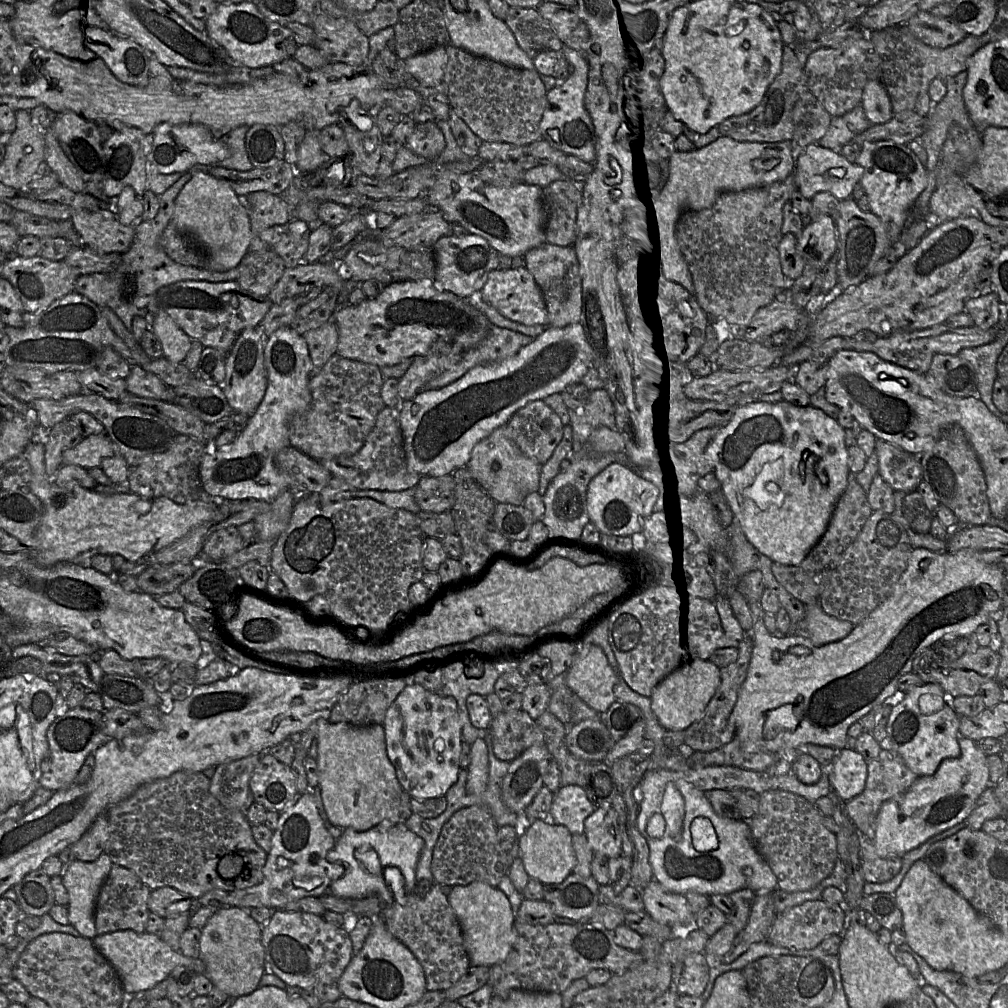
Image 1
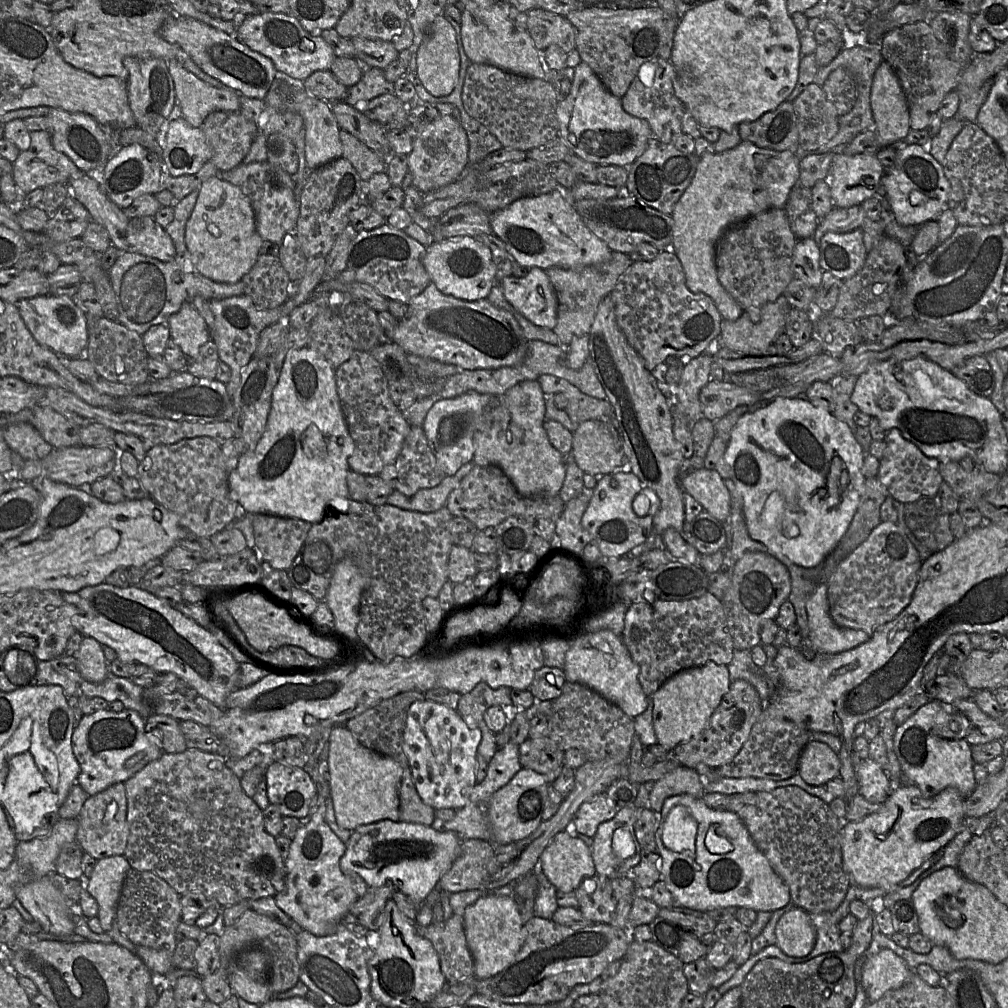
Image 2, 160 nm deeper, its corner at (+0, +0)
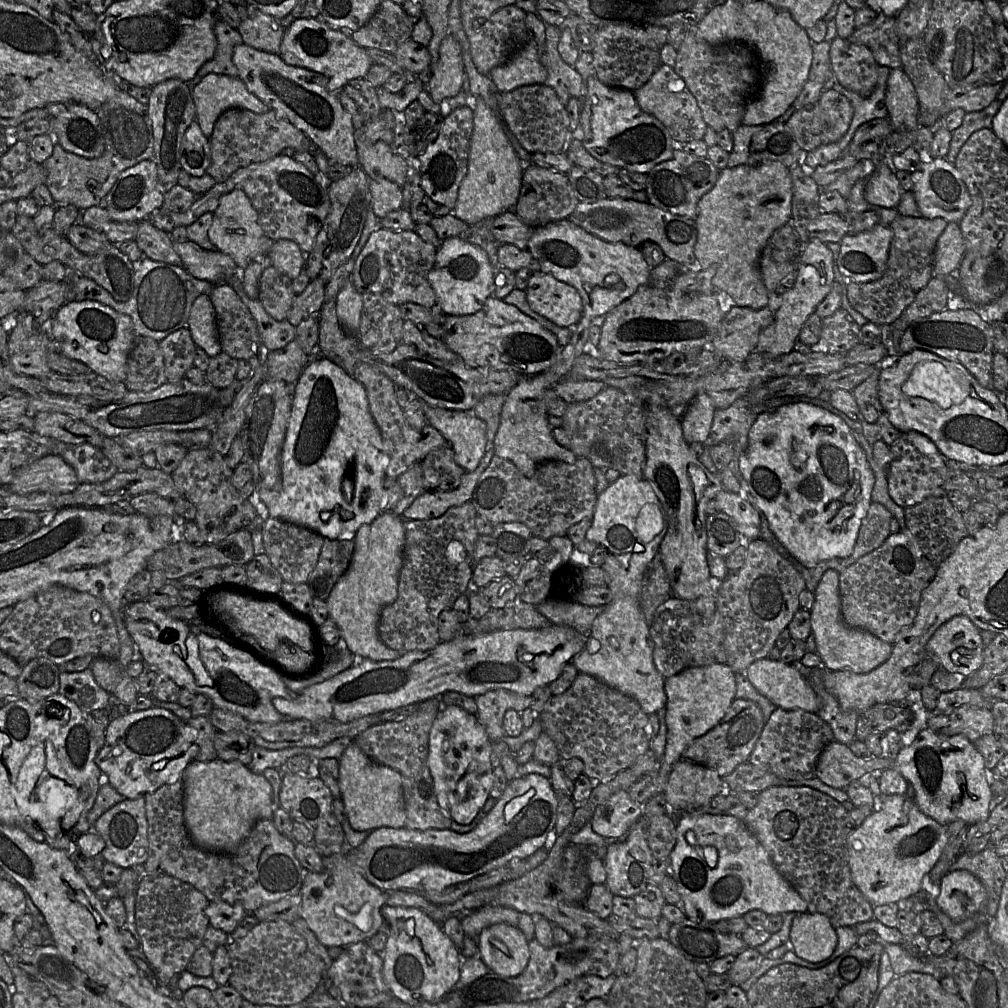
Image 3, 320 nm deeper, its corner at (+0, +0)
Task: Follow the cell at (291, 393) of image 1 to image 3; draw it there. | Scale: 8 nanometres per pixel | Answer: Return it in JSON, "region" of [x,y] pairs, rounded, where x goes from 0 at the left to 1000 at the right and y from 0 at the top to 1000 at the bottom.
{"region":[[[322,354],[311,355],[300,367],[293,379],[290,391],[289,411],[286,418],[283,438],[278,450],[278,474],[269,485],[254,487],[255,493],[264,502],[266,513],[285,517],[297,522],[313,524],[321,534],[328,536],[351,535],[354,526],[361,520],[368,519],[378,509],[377,498],[380,494],[380,478],[386,453],[381,446],[379,434],[366,406],[366,399],[361,384],[338,363]]]}

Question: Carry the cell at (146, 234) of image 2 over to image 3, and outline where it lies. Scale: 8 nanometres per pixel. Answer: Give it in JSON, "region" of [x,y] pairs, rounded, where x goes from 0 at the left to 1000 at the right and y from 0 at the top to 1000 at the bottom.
{"region":[[[188,238],[173,240],[173,247],[188,272],[210,283],[227,280],[237,272],[233,259],[220,250],[203,248]]]}

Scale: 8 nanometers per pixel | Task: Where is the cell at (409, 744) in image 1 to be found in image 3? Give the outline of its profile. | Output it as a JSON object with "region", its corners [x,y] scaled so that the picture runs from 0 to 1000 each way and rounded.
{"region":[[[438,699],[437,701],[426,728],[425,760],[435,797],[444,805],[449,814],[455,817],[467,816],[486,792],[489,780],[488,745],[489,737],[472,709],[451,700]]]}

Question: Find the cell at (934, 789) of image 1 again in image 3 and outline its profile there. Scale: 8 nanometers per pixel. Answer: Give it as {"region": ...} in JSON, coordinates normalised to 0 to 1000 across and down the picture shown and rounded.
{"region":[[[885,788],[875,790],[874,800],[867,801],[865,808],[851,820],[848,820],[840,833],[841,855],[843,860],[844,871],[850,882],[855,888],[867,899],[873,899],[884,895],[891,895],[901,890],[906,890],[914,882],[915,872],[918,867],[922,866],[934,851],[939,835],[939,818],[934,817],[926,812],[916,807],[910,800],[907,793],[900,788]]]}

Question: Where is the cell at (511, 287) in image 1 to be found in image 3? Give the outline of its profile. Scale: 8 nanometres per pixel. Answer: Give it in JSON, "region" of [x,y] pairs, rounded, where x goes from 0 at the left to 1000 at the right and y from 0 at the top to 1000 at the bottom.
{"region":[[[547,272],[526,276],[521,291],[527,307],[555,324],[569,325],[578,314],[574,290]]]}

